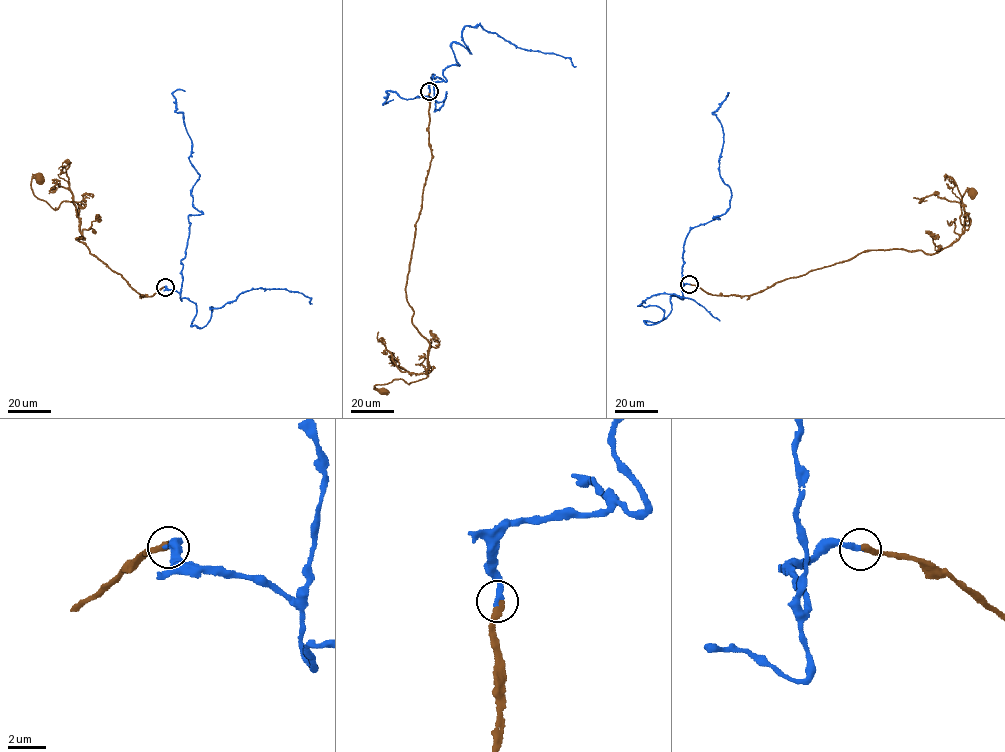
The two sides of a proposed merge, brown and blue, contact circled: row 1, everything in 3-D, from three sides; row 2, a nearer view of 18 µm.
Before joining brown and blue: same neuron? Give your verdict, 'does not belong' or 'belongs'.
belongs

